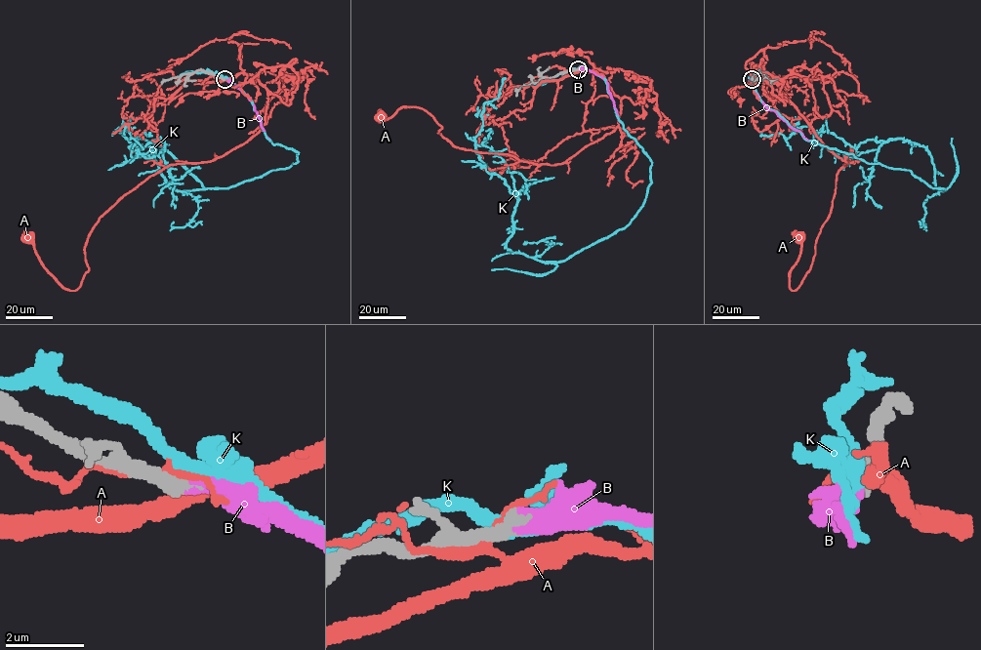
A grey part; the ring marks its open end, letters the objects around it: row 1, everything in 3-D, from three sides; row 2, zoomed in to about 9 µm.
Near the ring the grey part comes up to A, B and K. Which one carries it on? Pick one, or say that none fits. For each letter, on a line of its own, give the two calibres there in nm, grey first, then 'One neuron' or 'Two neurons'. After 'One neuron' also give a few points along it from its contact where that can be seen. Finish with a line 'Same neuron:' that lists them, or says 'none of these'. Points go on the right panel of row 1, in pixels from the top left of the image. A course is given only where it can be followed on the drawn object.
A: Thickness 280 nm (grey) against 220 nm. Two neurons
B: Thickness 360 nm (grey) against 340 nm. One neuron. Its course: (752, 79), (753, 87), (764, 104), (808, 141)
K: Thickness 360 nm (grey) against 420 nm. Two neurons
Same neuron: B

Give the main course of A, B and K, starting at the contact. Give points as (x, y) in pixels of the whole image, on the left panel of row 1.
A: (222, 78), (256, 77), (265, 123), (227, 152), (168, 165), (125, 193), (88, 237), (75, 290), (26, 236)
B: (224, 79), (232, 81), (253, 104), (270, 141)
K: (224, 79), (296, 163), (180, 190), (152, 152), (164, 141), (139, 148), (121, 132), (150, 133)

